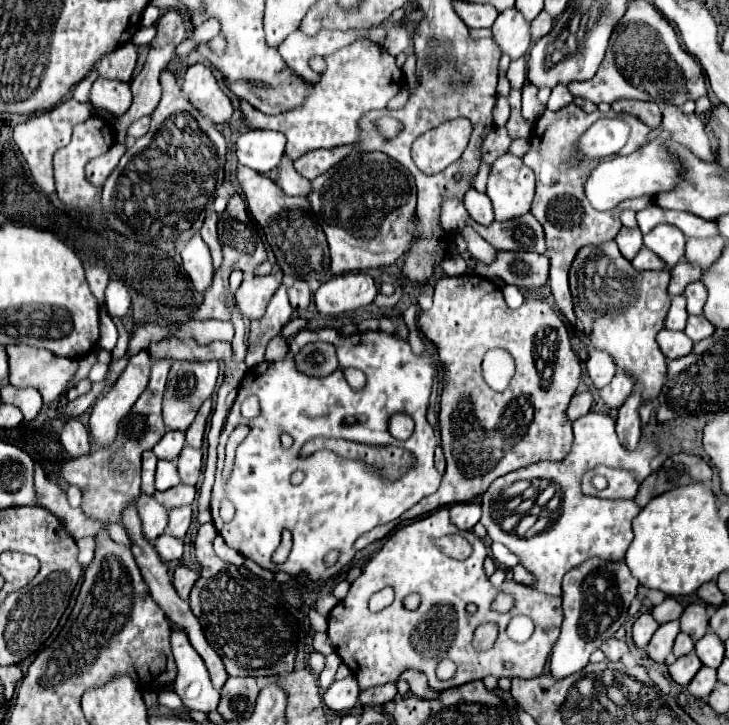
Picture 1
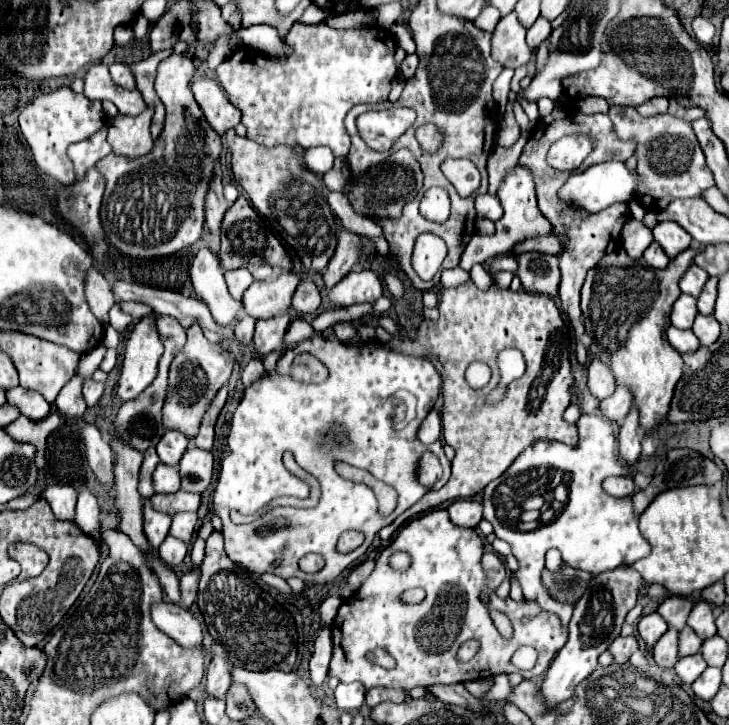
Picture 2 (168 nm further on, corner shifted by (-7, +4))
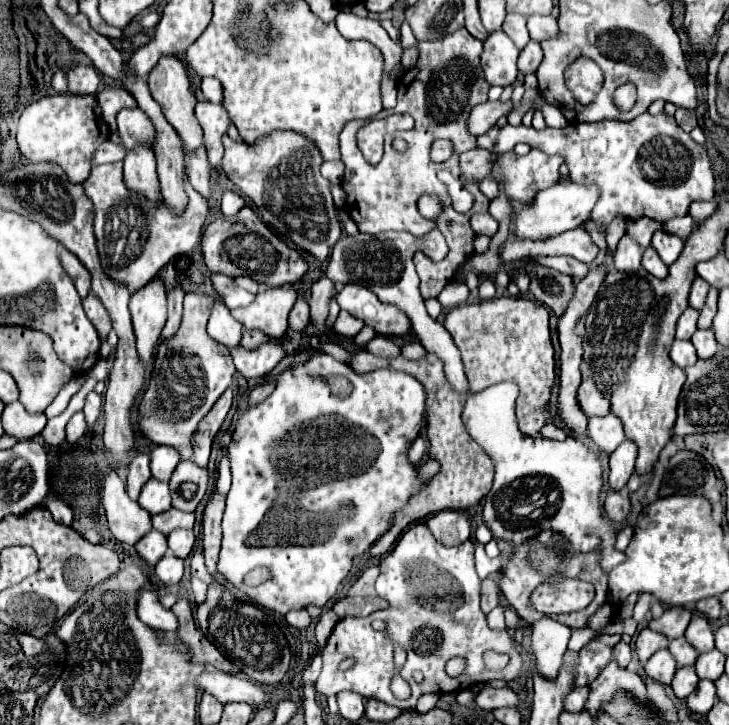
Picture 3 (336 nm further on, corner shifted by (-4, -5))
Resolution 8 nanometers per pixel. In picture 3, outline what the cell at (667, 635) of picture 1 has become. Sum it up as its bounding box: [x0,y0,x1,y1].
[645,650,677,684]

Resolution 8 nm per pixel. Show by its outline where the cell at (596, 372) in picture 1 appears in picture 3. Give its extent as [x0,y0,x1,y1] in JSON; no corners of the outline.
[577,378,611,418]

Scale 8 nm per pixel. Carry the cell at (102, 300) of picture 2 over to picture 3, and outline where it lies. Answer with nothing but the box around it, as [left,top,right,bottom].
[61,250,91,298]

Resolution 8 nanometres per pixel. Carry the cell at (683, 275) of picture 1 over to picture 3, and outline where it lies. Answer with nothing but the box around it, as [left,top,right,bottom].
[689,276,709,310]

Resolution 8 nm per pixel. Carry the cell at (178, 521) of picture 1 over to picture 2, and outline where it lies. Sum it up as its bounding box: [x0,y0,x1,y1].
[170,513,198,545]

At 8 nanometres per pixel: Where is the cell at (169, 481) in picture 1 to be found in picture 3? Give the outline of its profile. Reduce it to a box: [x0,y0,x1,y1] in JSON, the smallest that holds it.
[139,478,171,514]

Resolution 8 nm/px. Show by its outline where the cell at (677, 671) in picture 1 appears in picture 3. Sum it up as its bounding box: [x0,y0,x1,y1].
[671,666,697,698]

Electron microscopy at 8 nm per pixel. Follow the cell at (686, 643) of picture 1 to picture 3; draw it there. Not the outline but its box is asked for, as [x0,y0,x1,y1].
[669,638,697,666]

